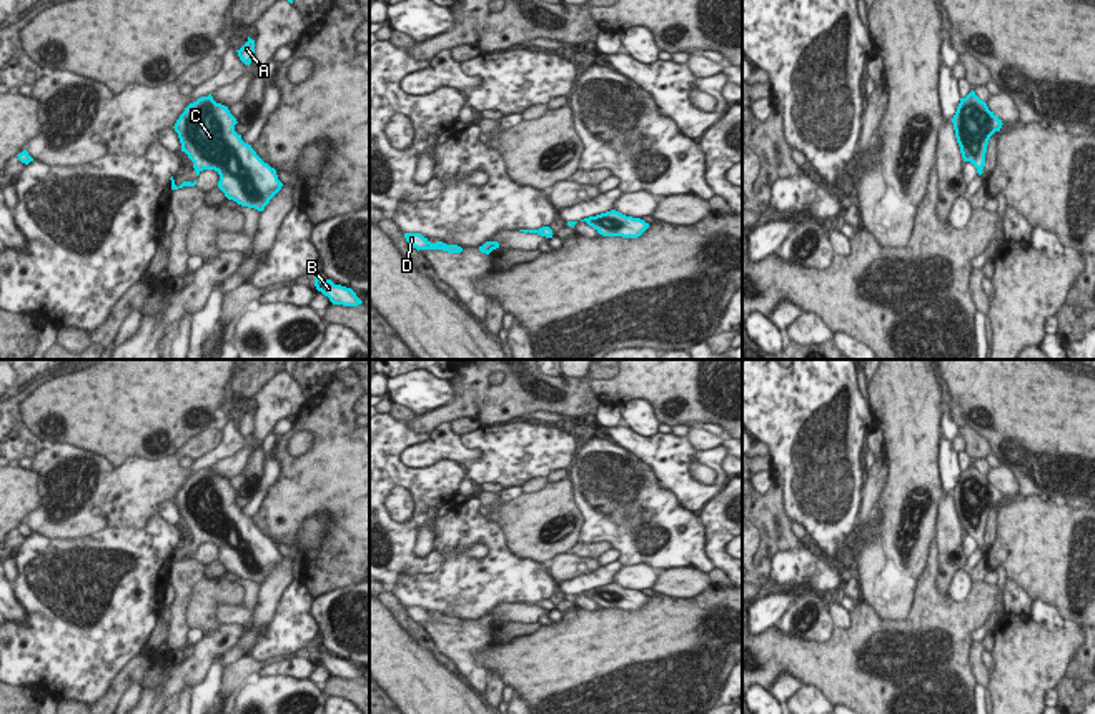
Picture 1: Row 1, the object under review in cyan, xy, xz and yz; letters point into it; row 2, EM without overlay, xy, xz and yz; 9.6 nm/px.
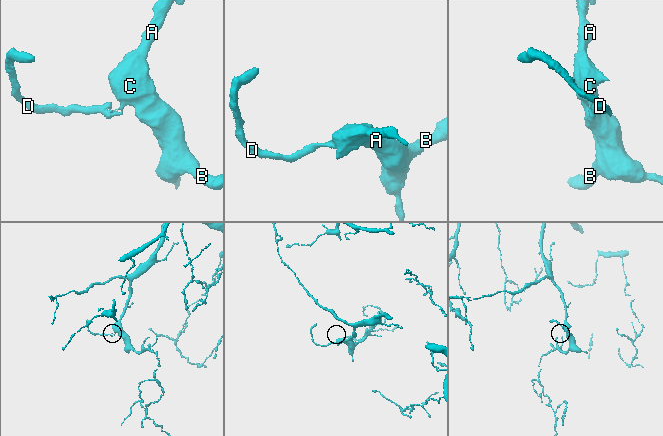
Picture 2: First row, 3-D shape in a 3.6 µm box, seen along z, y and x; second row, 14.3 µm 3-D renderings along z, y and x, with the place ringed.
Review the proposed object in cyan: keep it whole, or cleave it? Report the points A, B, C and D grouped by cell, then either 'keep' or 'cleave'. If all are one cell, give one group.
A B C D | keep

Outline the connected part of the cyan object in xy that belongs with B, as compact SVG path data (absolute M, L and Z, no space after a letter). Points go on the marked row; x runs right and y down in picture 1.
M315 276L315 286L328 296L333 305L358 306L363 303L351 288L334 285L331 280Z

